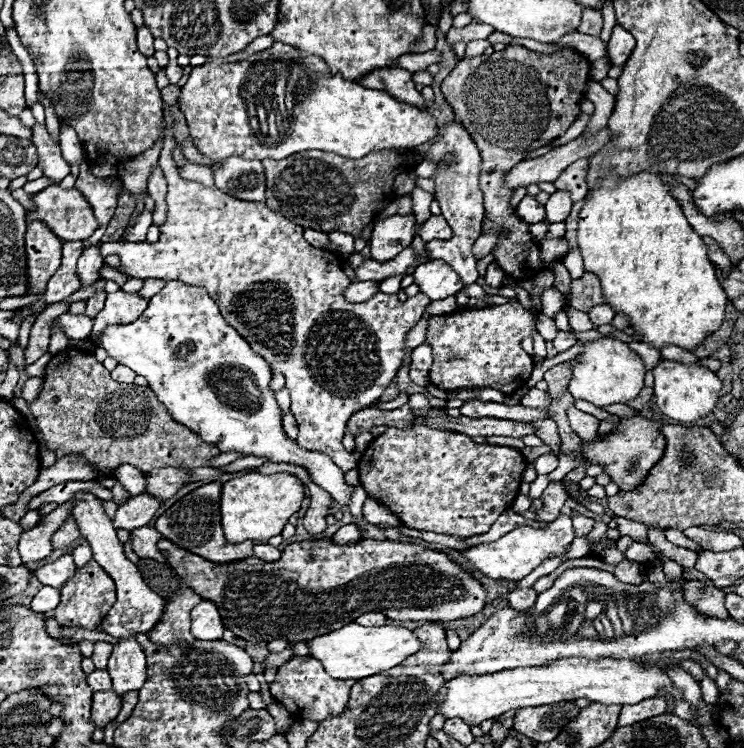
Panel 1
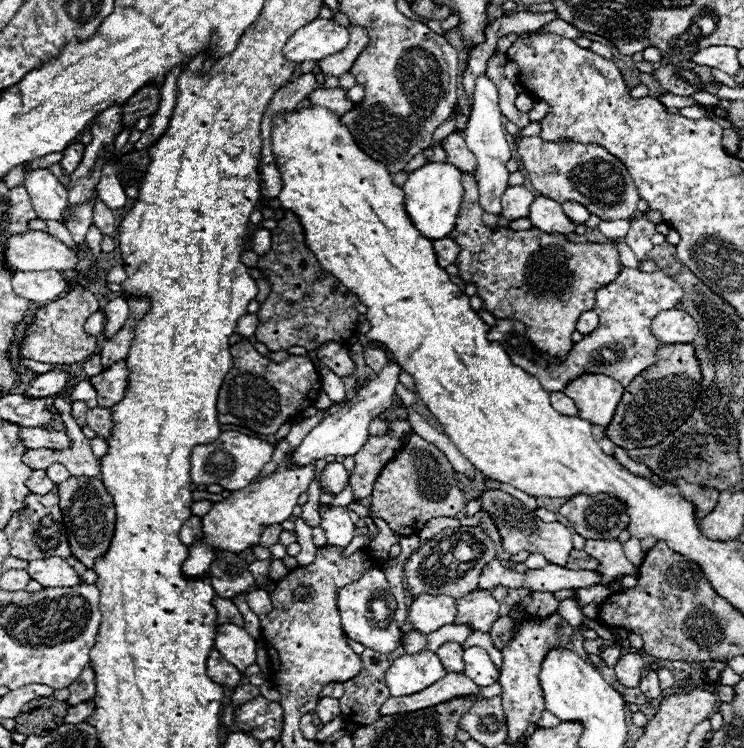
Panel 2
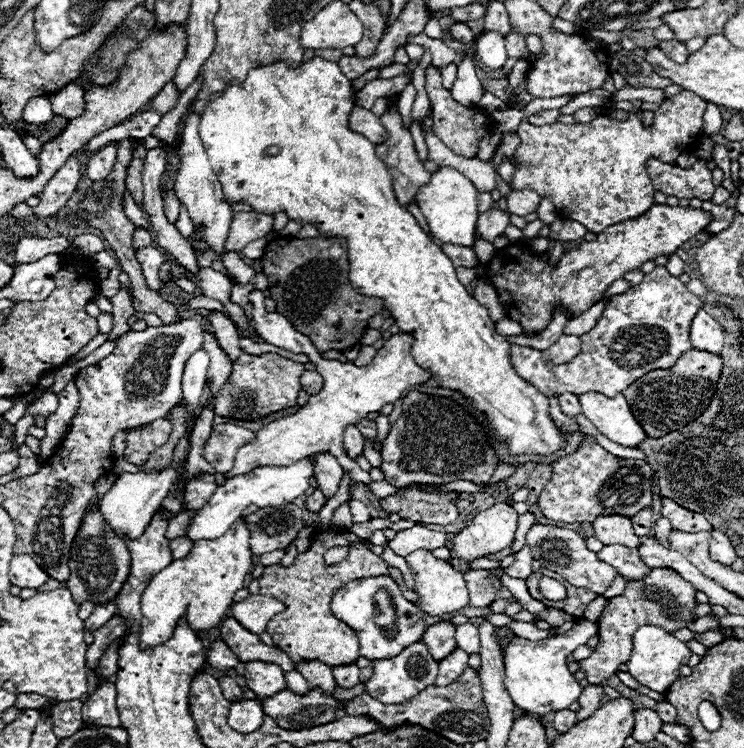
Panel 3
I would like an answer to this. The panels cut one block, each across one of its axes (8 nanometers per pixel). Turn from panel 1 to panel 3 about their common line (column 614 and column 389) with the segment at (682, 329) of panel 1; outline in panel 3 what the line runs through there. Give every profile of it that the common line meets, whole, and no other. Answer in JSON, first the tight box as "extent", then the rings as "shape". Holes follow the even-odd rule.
{"extent":[198,58,566,456],"shape":[[[312,58],[294,70],[284,62],[276,62],[250,70],[244,84],[232,84],[220,98],[208,102],[200,116],[198,132],[230,204],[244,202],[262,214],[284,212],[302,224],[318,224],[322,236],[346,238],[352,288],[366,296],[384,298],[384,308],[390,310],[400,332],[414,336],[414,360],[432,372],[440,388],[462,392],[486,416],[490,428],[506,442],[510,454],[552,456],[566,446],[566,440],[550,418],[548,398],[516,374],[510,362],[510,342],[496,332],[488,310],[466,292],[456,278],[452,260],[418,226],[416,218],[400,206],[392,178],[376,156],[374,144],[348,126],[352,108],[352,84],[336,62]]]}

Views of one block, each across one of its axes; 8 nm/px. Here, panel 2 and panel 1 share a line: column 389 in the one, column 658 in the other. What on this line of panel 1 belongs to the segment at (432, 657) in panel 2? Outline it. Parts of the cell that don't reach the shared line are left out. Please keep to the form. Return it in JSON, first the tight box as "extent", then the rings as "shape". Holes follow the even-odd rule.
{"extent":[440,660,692,726],"shape":[[[558,660],[556,664],[532,666],[532,668],[512,668],[496,674],[482,676],[458,676],[446,684],[446,700],[440,704],[440,712],[446,718],[462,718],[470,726],[476,726],[488,718],[502,716],[508,710],[544,706],[562,700],[588,698],[590,702],[602,704],[638,704],[646,698],[656,696],[658,688],[666,688],[676,700],[676,716],[692,722],[690,704],[680,700],[678,690],[672,686],[668,674],[658,668],[642,668],[636,660]]]}

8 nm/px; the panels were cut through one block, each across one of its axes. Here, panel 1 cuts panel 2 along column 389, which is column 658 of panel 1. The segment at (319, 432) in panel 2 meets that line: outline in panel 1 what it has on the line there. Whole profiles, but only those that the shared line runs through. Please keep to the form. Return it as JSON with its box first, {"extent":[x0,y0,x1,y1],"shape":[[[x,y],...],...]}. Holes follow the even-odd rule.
{"extent":[654,360,722,424],"shape":[[[662,360],[654,368],[654,402],[658,410],[672,420],[690,424],[708,416],[718,404],[720,392],[722,392],[720,378],[712,370],[698,366],[696,362],[686,366],[676,360]]]}

